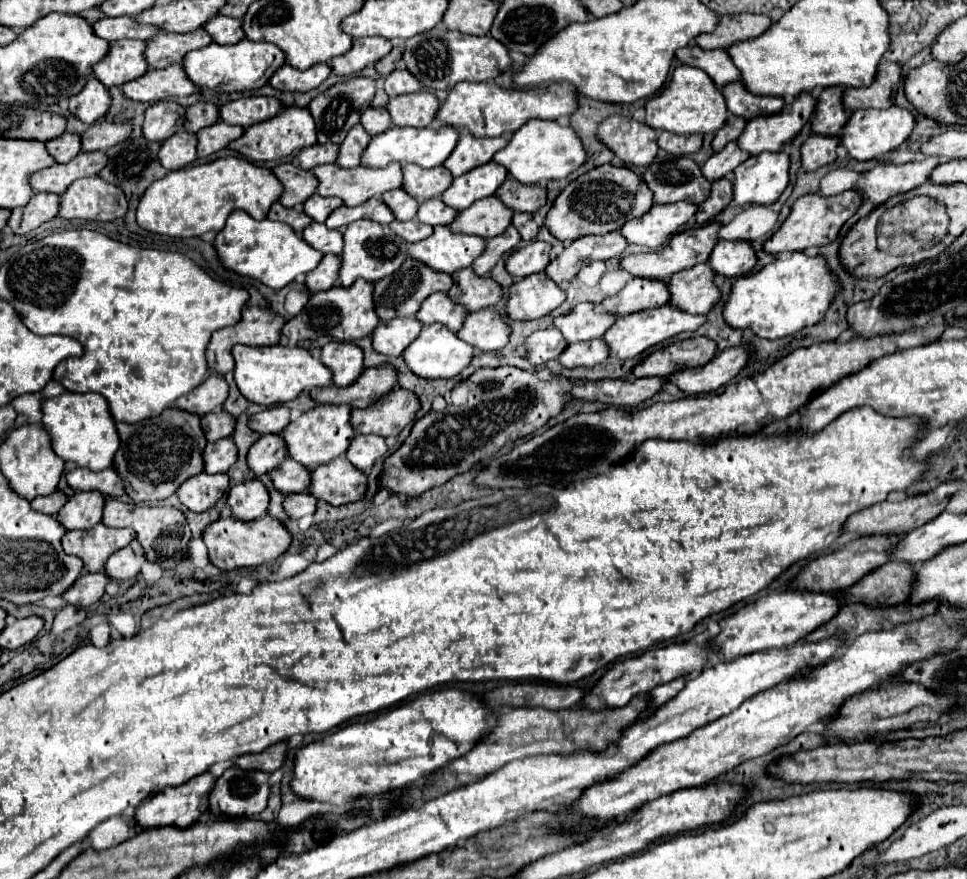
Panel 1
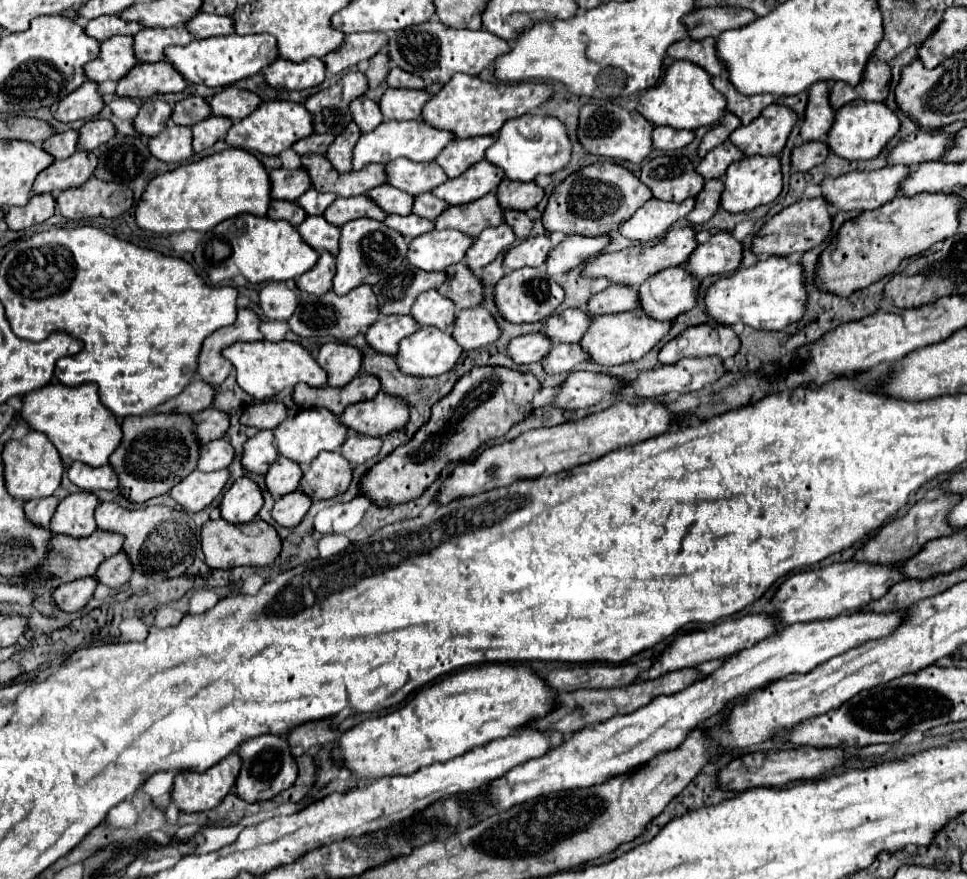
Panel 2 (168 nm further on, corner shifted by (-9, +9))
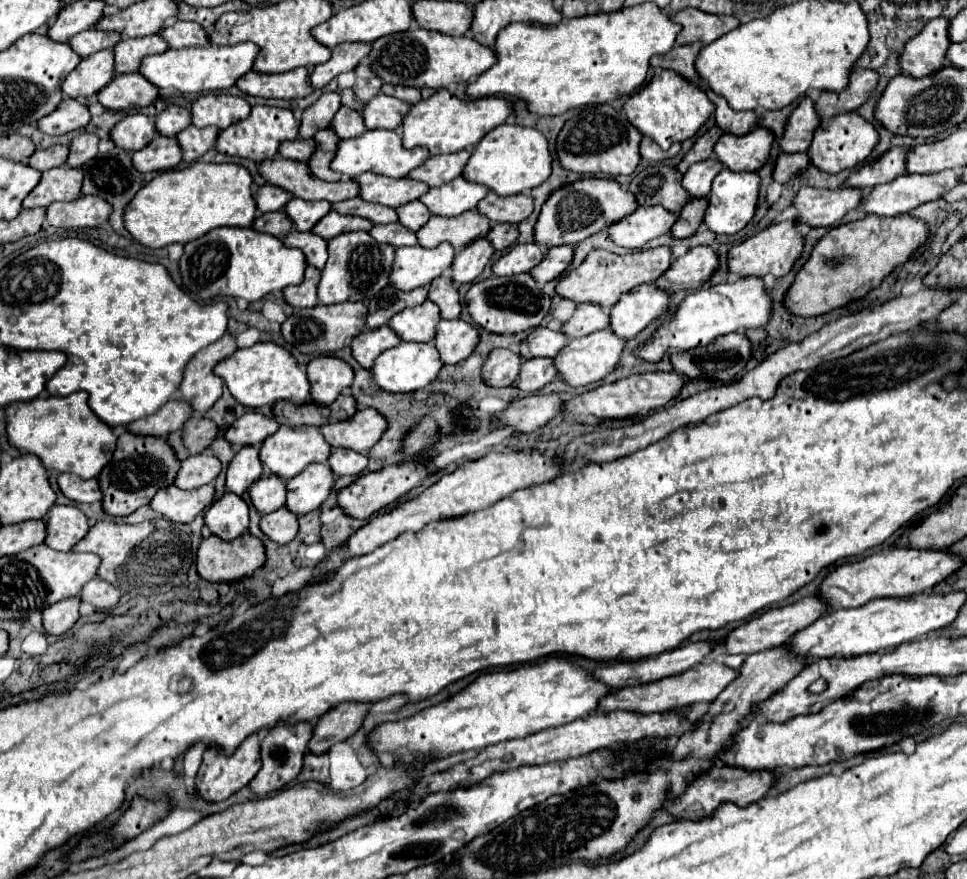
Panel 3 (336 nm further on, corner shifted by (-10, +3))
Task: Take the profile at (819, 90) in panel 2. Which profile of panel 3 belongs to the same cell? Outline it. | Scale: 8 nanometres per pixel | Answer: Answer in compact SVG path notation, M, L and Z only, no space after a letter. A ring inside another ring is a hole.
M804 97L796 109L790 113L786 125L784 125L784 135L780 139L780 151L782 153L804 153L810 147L812 135L816 127L820 125L820 117L814 111L814 103L810 97Z

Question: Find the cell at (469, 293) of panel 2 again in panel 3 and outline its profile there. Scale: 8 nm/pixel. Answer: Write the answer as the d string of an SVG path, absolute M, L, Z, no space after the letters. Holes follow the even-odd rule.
M442 275L432 281L432 285L428 287L428 301L440 307L442 319L456 319L462 311L462 305L458 303L458 291L448 275Z

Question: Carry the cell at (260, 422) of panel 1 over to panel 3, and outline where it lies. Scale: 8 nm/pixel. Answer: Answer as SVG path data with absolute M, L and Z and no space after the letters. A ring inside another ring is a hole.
M248 411L228 427L224 437L234 445L254 445L256 447L266 437L270 437L278 427L280 425L272 417L264 417L256 411Z

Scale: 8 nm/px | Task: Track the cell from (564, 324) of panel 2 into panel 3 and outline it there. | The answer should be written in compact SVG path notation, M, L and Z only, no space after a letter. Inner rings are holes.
M536 327L526 339L520 341L518 353L524 359L534 359L534 357L554 357L564 345L566 337L560 331L550 331L546 327Z

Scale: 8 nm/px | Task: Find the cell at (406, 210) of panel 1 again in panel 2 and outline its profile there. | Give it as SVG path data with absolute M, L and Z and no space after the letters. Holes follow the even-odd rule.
M381 185L375 187L371 191L367 191L367 195L385 211L385 213L397 213L397 215L409 215L411 213L411 203L415 201L413 195L407 195L405 191L399 191L397 187L391 185Z

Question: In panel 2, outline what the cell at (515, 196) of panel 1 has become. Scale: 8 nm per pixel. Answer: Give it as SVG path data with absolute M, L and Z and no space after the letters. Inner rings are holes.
M503 179L497 187L497 197L505 209L527 211L541 203L541 199L545 197L545 189L539 187L535 181L511 183L511 179Z

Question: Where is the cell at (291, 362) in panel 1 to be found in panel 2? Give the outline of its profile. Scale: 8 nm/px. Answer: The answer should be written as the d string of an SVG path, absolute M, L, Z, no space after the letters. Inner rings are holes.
M239 341L223 349L223 357L233 363L239 387L259 401L265 401L283 389L293 389L301 381L311 387L323 387L327 383L327 373L319 367L317 359L295 341Z

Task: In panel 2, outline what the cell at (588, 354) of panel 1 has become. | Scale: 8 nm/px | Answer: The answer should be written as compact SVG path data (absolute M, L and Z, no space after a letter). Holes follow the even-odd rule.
M563 343L551 349L543 369L549 373L565 373L575 369L581 361L587 361L587 355L583 355L583 347L579 347L579 343Z

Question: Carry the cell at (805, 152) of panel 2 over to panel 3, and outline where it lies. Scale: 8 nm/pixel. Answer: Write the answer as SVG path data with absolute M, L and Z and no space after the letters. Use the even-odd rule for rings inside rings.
M792 153L792 155L778 155L776 165L774 165L774 181L778 183L786 183L790 181L796 173L802 173L806 167L810 165L810 157L806 157L806 153Z

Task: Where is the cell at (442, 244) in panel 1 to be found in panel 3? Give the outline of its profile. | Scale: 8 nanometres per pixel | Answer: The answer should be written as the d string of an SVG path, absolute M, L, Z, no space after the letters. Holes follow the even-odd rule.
M440 243L434 249L424 247L400 247L396 249L396 261L392 263L392 285L400 291L412 291L426 287L430 281L442 275L454 261L454 249L450 243Z

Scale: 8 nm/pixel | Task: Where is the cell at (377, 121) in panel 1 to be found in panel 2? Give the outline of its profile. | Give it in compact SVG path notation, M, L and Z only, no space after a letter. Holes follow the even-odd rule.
M359 97L351 103L351 113L355 117L355 123L363 133L369 133L383 121L383 113L379 111L379 103L371 101L369 97Z

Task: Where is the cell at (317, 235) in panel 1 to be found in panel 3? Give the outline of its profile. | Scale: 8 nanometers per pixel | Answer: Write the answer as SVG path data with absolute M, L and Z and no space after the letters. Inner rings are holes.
M292 229L292 233L288 233L288 235L282 239L282 243L284 243L286 247L296 247L296 249L300 249L300 251L306 255L306 263L308 263L308 265L312 265L312 267L316 267L316 269L322 269L322 267L326 265L328 243L326 243L322 237L318 237L318 235L310 233L310 231L300 233L300 231Z

